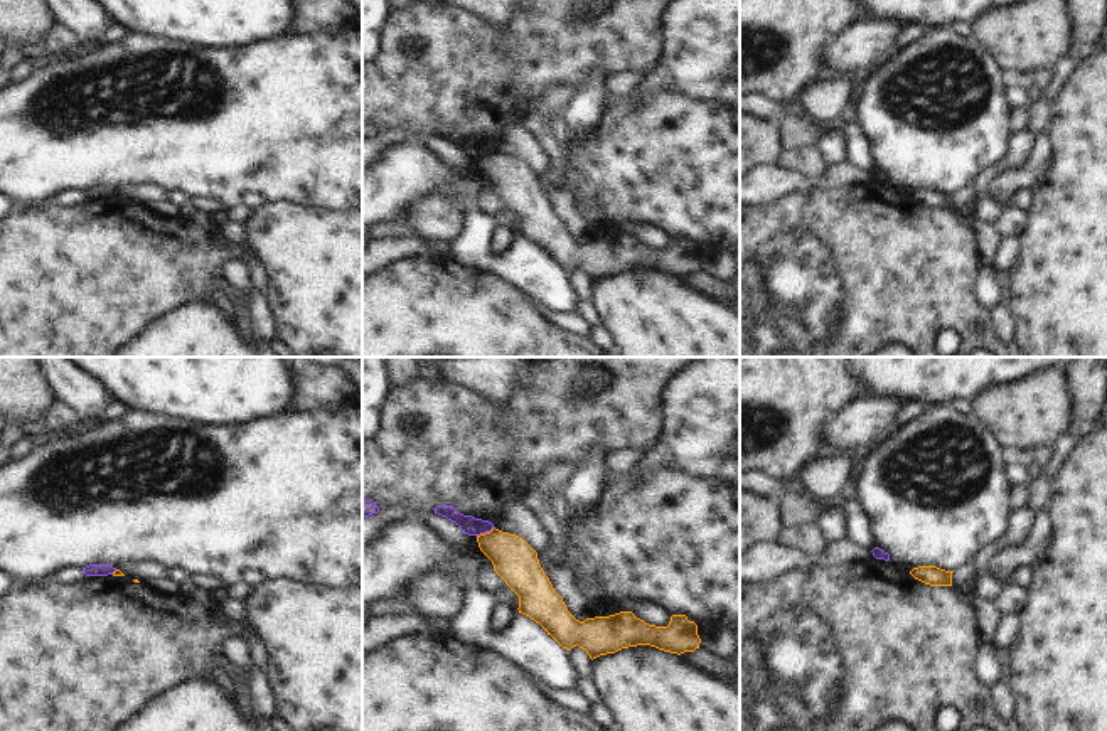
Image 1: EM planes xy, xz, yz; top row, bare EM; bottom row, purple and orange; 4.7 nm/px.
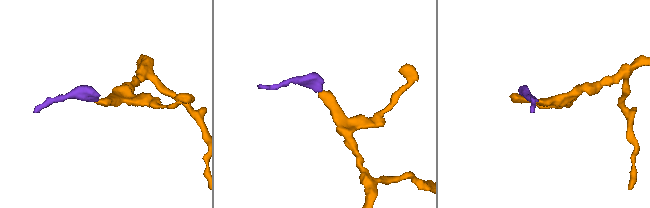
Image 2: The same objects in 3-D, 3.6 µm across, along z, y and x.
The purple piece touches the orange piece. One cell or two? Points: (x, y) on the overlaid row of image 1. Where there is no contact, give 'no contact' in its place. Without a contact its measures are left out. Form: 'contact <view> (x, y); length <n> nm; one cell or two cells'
contact xz (486, 531); length 100 nm; two cells

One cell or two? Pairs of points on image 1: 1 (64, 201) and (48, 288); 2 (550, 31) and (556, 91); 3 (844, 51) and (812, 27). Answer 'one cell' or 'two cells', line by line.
1: two cells
2: two cells
3: two cells

